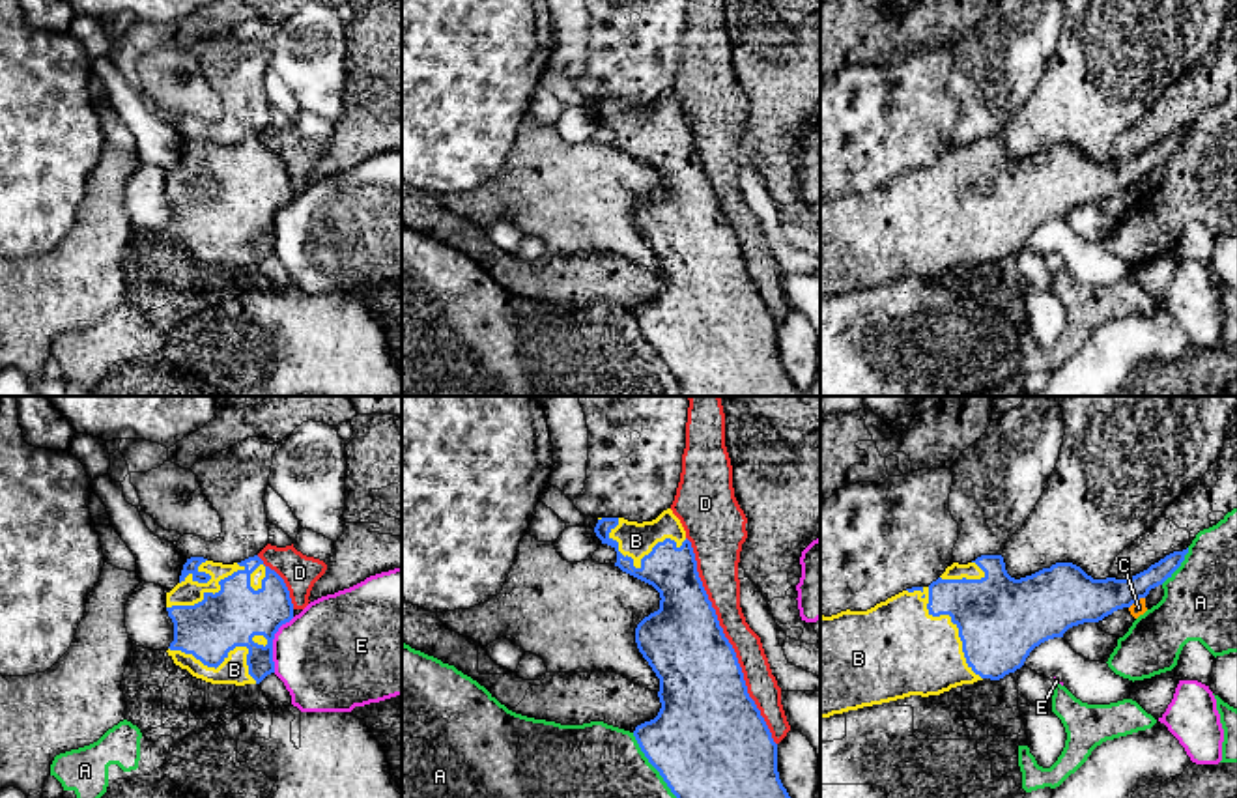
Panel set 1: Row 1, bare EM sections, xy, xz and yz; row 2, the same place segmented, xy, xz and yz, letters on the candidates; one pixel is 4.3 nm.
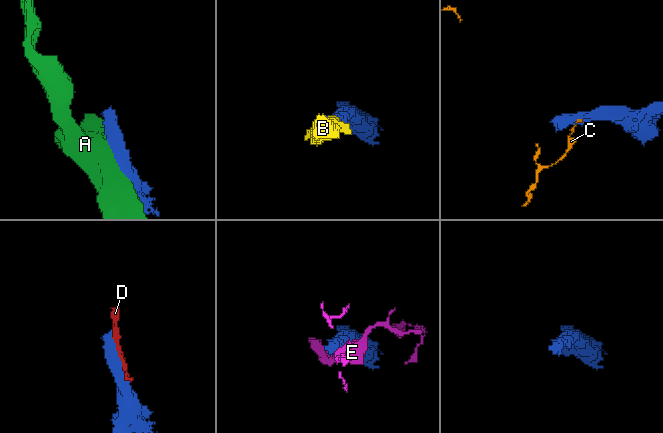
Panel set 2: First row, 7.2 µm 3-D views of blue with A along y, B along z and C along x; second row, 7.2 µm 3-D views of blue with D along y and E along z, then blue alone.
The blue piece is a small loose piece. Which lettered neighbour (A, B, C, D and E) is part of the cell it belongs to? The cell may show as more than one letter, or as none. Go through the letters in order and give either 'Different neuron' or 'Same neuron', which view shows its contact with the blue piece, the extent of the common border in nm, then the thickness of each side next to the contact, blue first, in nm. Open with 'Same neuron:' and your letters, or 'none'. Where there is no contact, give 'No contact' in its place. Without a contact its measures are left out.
Same neuron: B
A: Different neuron. Touches blue in xz. Shared border 340 nm. Thickness 480 nm (blue) against 320 nm
B: Same neuron. Touches blue in yz. Shared border 500 nm. Thickness 380 nm (blue) against 380 nm
C: Different neuron. Touches blue in yz. Shared border 90 nm. Thickness 220 nm (blue) against 70 nm
D: Different neuron. Touches blue in xz. Shared border 1000 nm. Thickness 380 nm (blue) against 150 nm
E: Different neuron. Touches blue in xy. Shared border 260 nm. Thickness 260 nm (blue) against 440 nm

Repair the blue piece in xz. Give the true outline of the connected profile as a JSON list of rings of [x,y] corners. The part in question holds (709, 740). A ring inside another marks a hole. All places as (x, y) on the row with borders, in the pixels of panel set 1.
[[[671,508],[643,523],[598,518],[594,533],[617,551],[615,566],[652,585],[661,598],[660,609],[635,628],[637,648],[660,678],[661,708],[633,731],[648,762],[676,798],[790,798],[777,772],[777,744],[747,693],[680,520]]]

